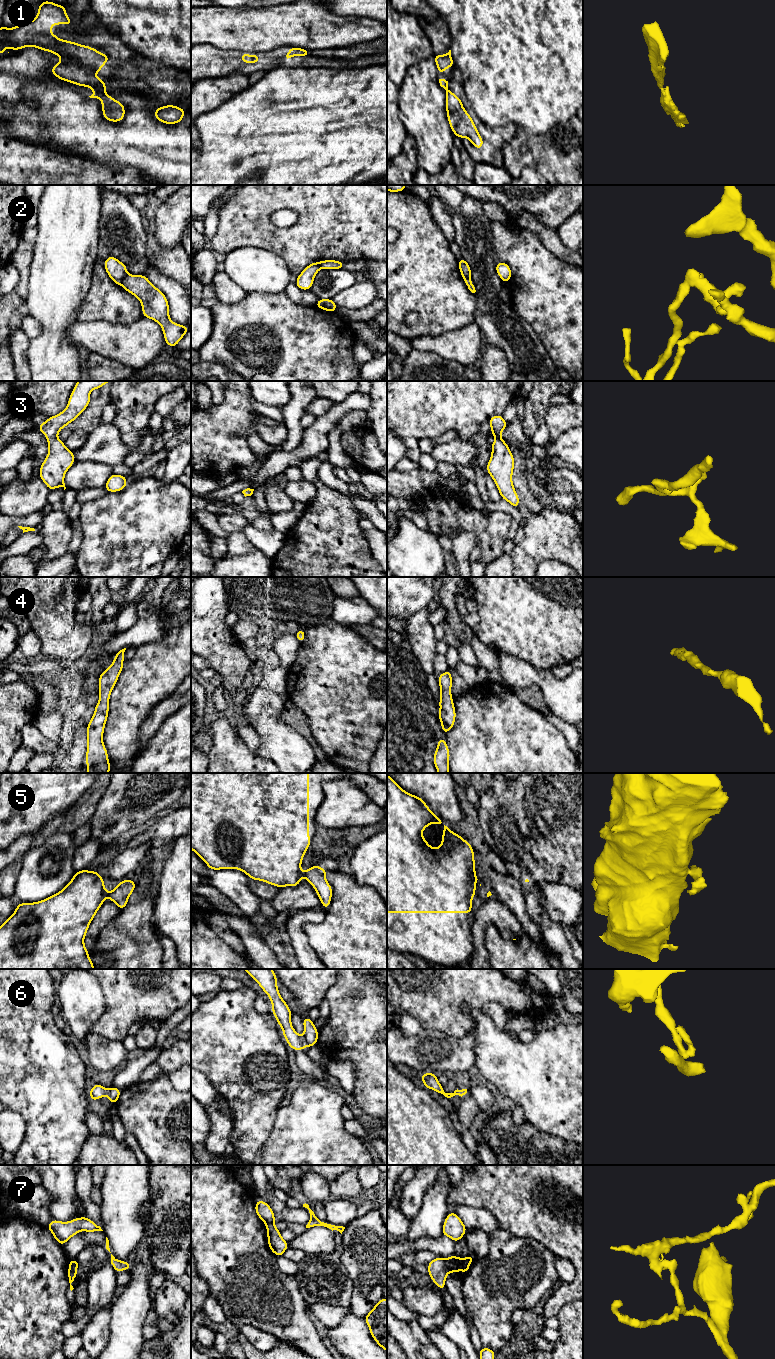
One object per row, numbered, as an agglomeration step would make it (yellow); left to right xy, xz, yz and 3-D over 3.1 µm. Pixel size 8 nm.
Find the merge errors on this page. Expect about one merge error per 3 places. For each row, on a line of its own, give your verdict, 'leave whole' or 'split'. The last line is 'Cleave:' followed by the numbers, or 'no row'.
1: split
2: split
3: leave whole
4: leave whole
5: split
6: split
7: split
Cleave: 1, 2, 5, 6, 7

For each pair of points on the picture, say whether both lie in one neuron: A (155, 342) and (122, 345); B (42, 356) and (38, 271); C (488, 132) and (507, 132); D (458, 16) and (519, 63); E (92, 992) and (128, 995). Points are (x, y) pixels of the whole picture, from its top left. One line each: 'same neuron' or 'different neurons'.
A: same neuron
B: same neuron
C: same neuron
D: same neuron
E: different neurons

